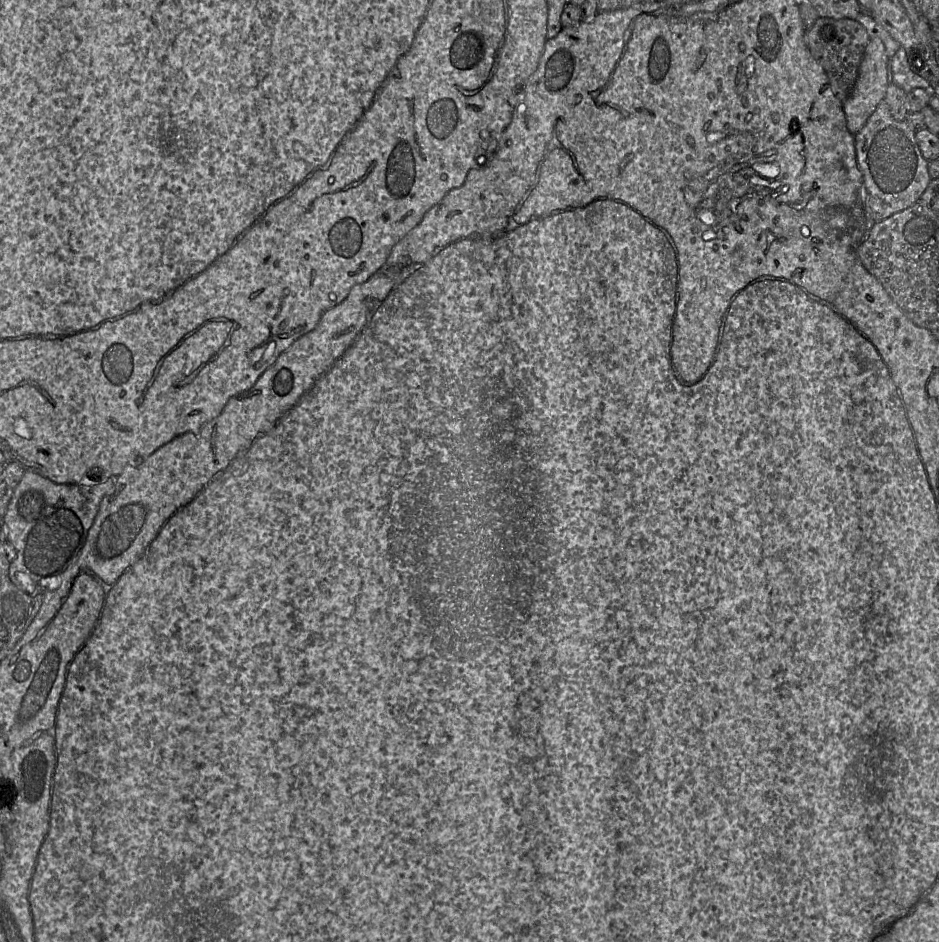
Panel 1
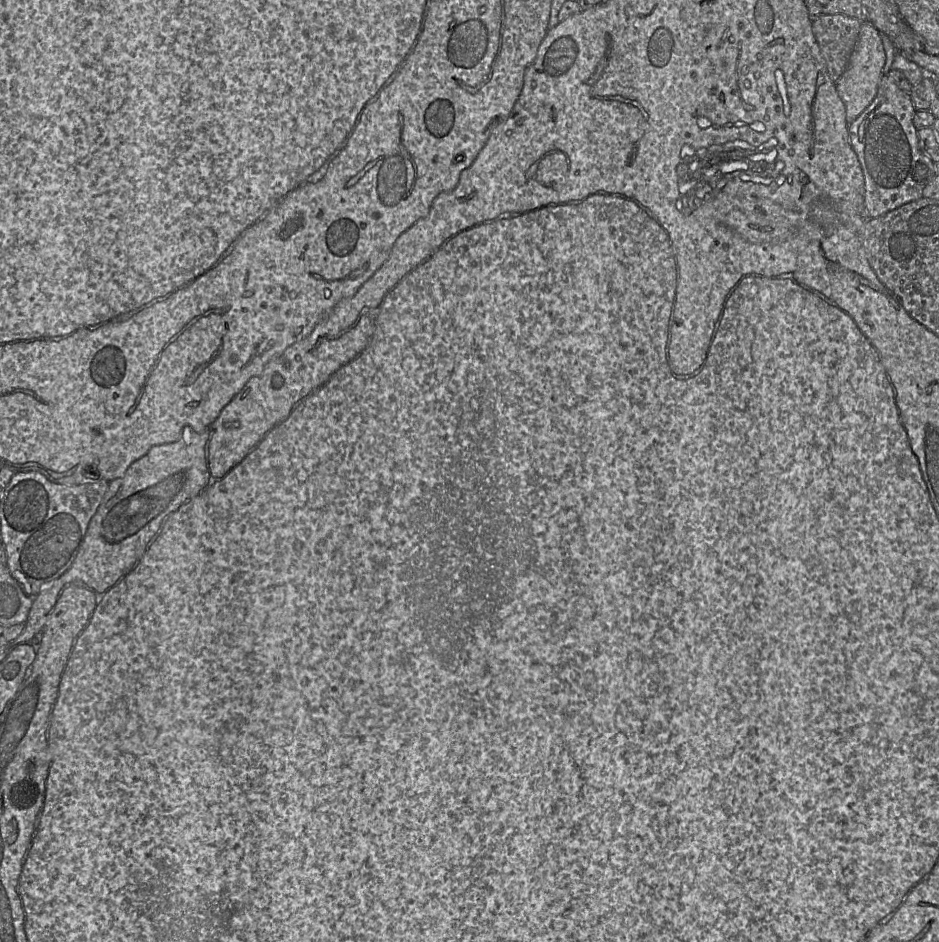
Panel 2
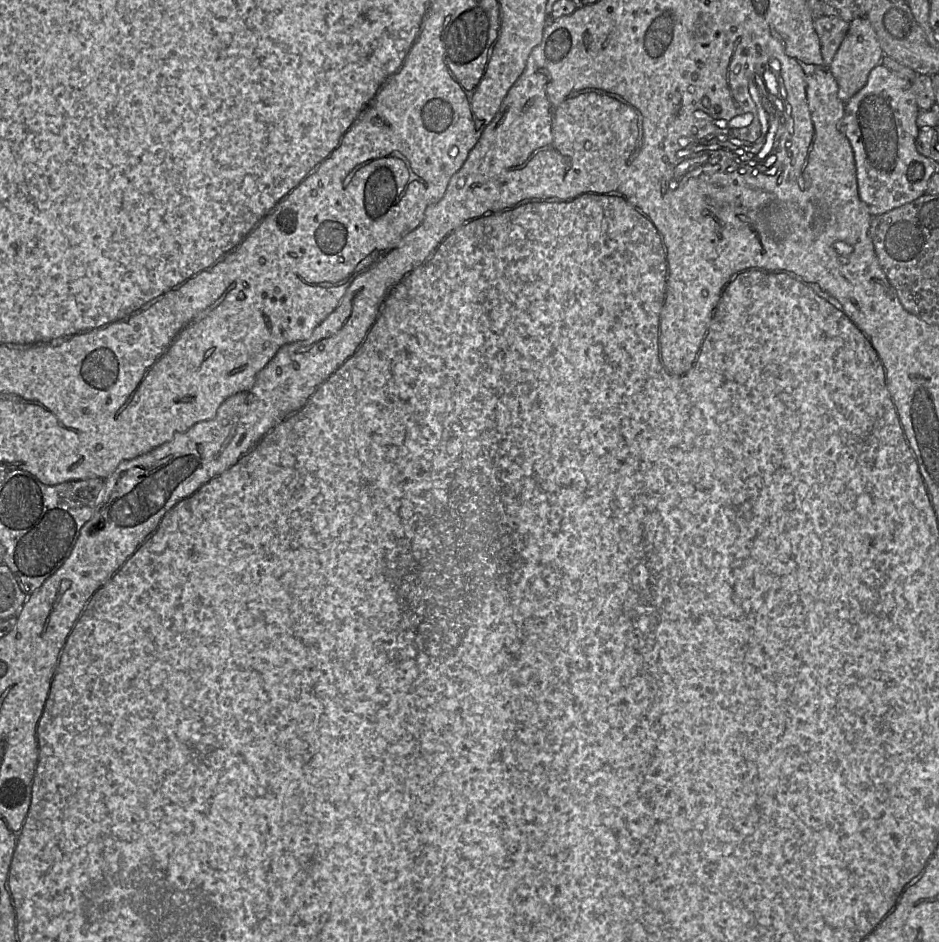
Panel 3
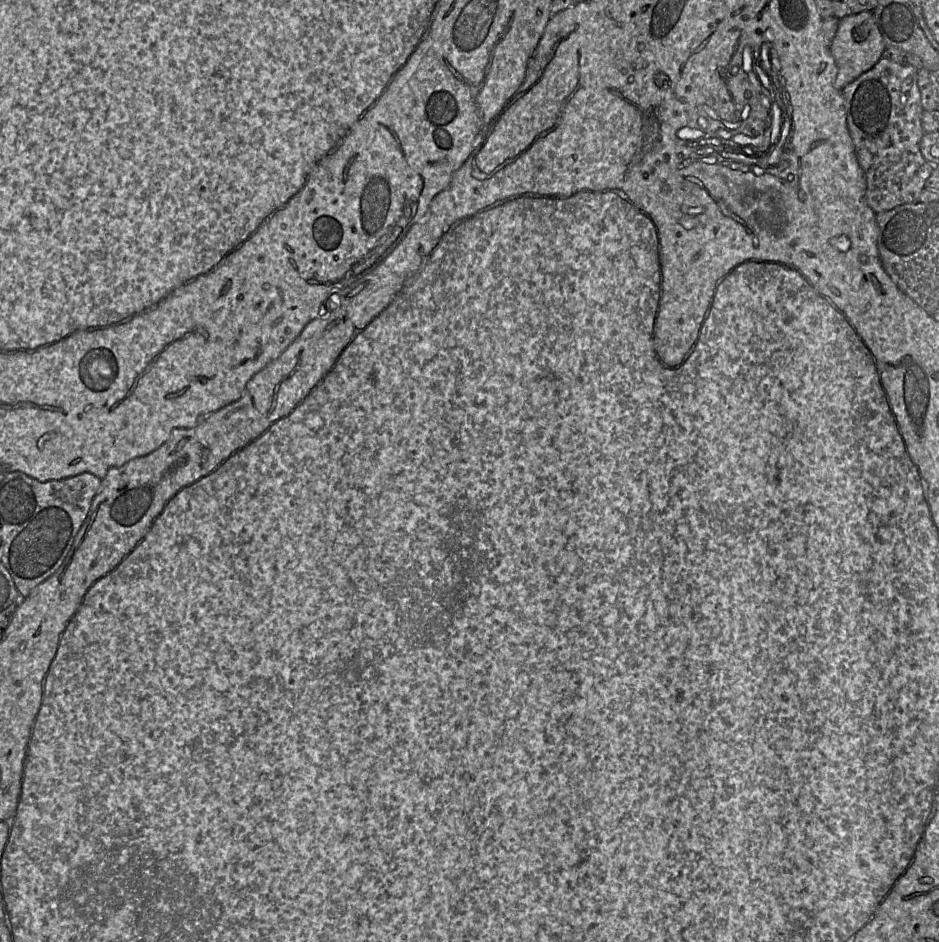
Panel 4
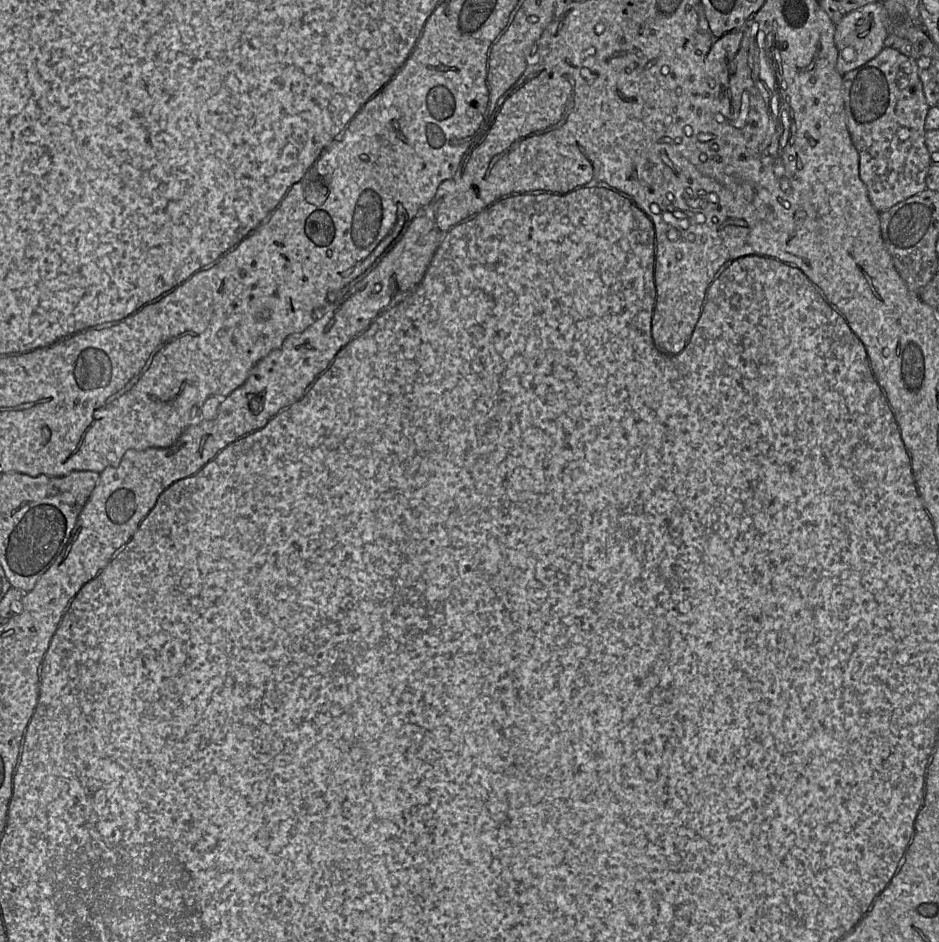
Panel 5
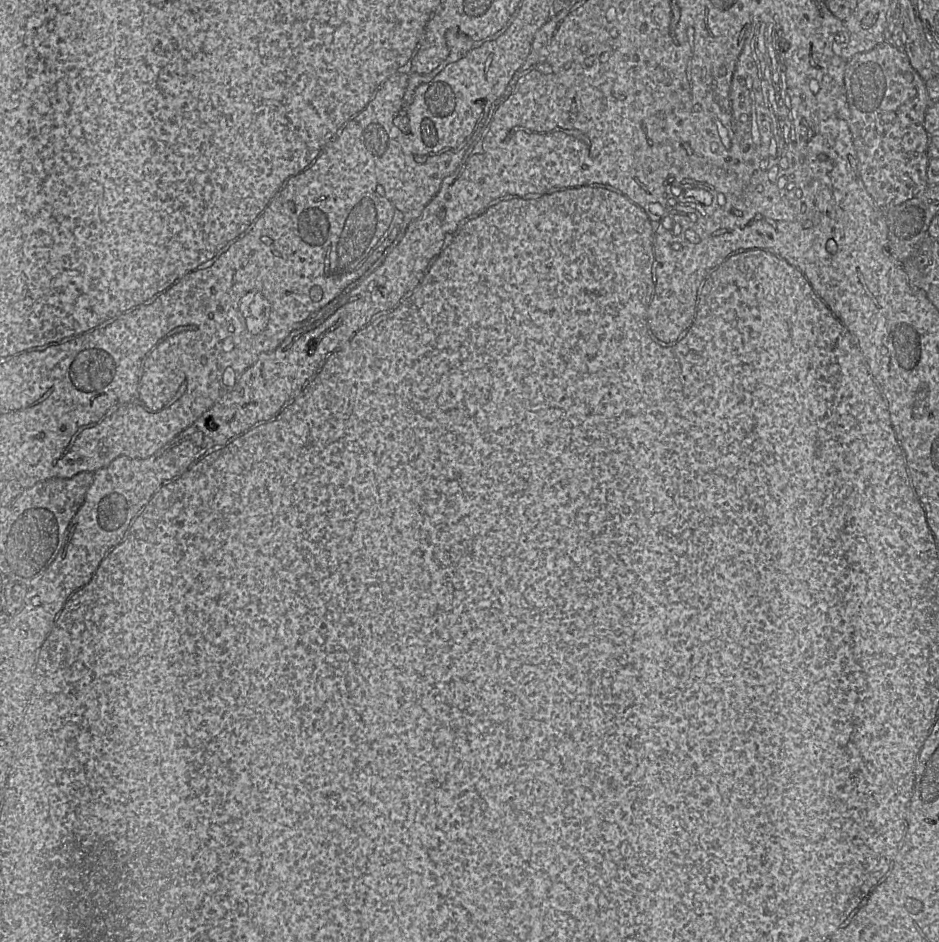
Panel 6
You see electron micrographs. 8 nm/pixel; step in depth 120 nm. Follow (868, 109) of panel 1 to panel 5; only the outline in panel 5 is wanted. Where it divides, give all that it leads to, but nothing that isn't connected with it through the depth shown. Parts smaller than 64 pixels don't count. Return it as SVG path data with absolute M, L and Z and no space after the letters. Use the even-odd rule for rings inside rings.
M883 2L869 3L845 14L836 25L834 34L834 41L838 50L837 71L843 76L873 59L885 47L884 41L887 35Z

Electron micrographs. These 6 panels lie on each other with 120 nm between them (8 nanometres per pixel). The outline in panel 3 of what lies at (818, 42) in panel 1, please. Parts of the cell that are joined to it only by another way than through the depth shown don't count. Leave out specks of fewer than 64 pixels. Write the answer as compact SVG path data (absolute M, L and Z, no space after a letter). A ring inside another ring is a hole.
M823 15L814 20L814 29L820 40L824 62L831 65L833 58L849 29L850 22L835 16Z

